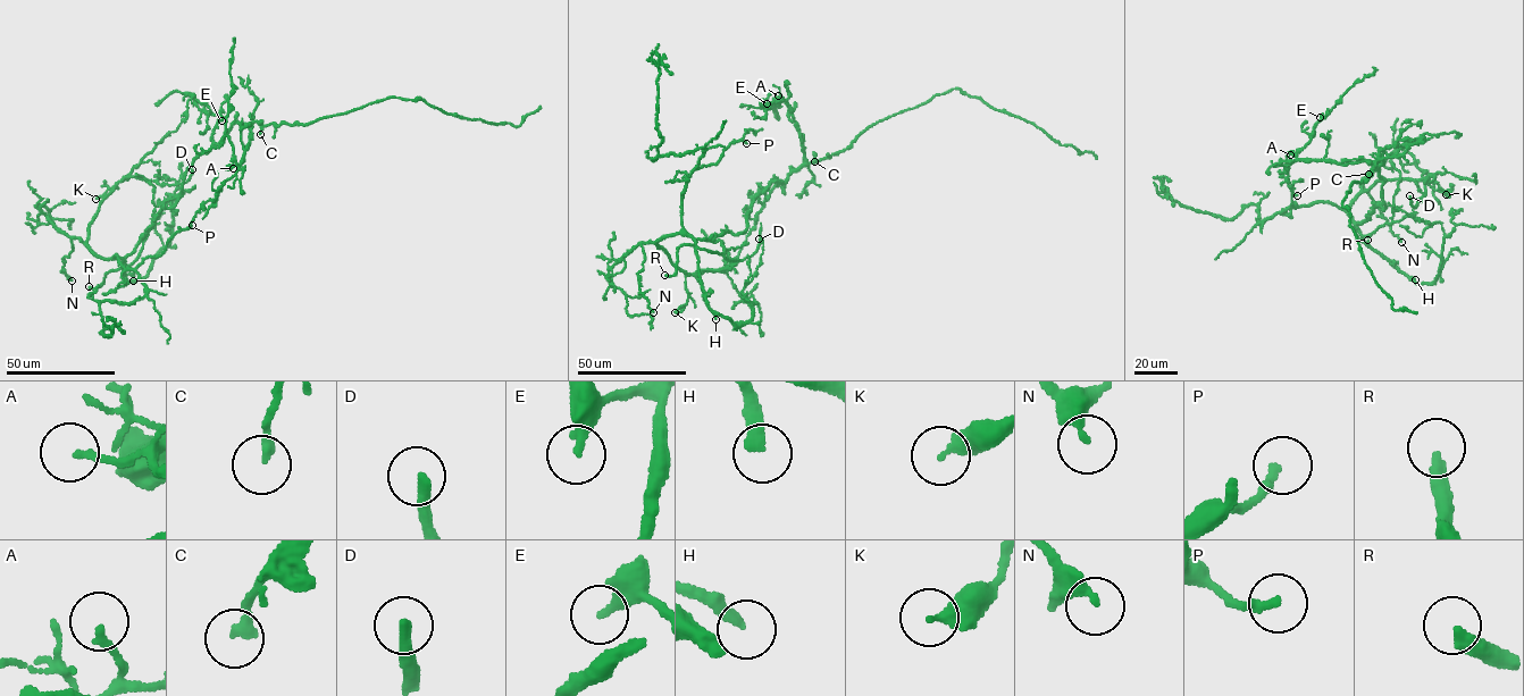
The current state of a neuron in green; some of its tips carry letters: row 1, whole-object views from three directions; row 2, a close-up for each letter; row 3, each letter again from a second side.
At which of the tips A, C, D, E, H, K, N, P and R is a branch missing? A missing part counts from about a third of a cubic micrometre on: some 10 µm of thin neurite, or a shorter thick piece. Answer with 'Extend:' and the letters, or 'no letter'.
Extend: D, P, R

